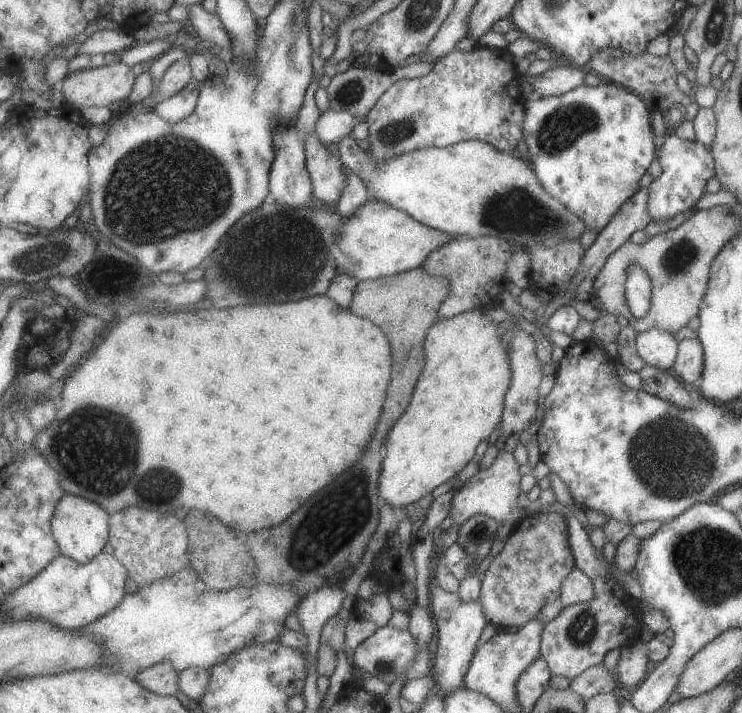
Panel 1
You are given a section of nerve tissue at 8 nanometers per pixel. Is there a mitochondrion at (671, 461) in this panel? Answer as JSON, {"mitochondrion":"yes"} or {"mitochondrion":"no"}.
{"mitochondrion":"yes"}

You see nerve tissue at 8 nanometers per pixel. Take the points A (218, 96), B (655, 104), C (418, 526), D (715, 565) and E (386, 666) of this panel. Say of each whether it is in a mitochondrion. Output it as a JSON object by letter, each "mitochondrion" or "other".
{"A":"other","B":"other","C":"other","D":"mitochondrion","E":"mitochondrion"}

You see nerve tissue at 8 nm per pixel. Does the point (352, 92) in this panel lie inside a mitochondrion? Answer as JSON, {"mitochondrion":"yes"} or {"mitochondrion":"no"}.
{"mitochondrion":"yes"}

